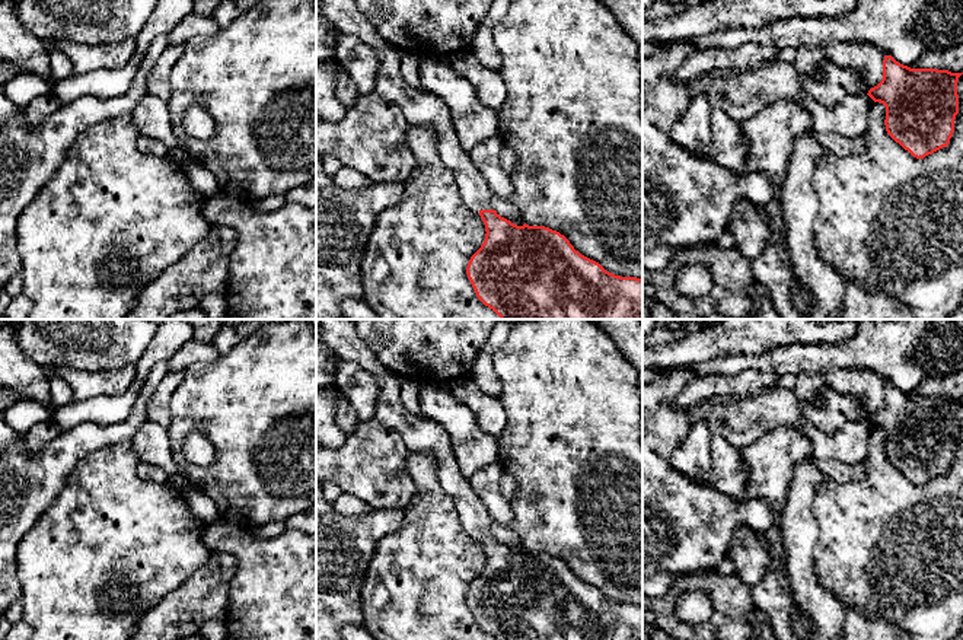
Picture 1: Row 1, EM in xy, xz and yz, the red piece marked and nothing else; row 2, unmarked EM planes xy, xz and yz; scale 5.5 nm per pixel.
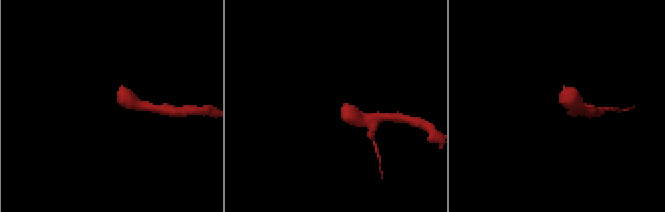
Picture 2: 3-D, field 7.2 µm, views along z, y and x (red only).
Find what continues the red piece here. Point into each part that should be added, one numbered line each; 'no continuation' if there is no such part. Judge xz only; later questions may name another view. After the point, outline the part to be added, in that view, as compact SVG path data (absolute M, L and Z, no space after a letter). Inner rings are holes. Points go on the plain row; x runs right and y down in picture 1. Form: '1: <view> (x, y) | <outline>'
1: xz (421, 435) | M321 319L319 340L341 362L355 362L376 376L380 392L374 418L396 430L408 450L436 456L439 483L455 499L463 529L478 542L481 536L491 536L491 516L469 480L460 474L447 430L440 423L405 410L401 402L402 379L383 366L358 337L354 319Z

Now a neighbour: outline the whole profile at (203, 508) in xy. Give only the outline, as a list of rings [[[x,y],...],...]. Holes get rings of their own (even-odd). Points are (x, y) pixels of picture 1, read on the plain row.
[[[185,488],[184,497],[192,515],[205,525],[211,525],[220,519],[216,503],[198,488]]]

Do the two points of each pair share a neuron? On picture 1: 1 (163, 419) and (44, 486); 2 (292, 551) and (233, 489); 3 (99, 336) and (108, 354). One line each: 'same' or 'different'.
1: different
2: different
3: same

